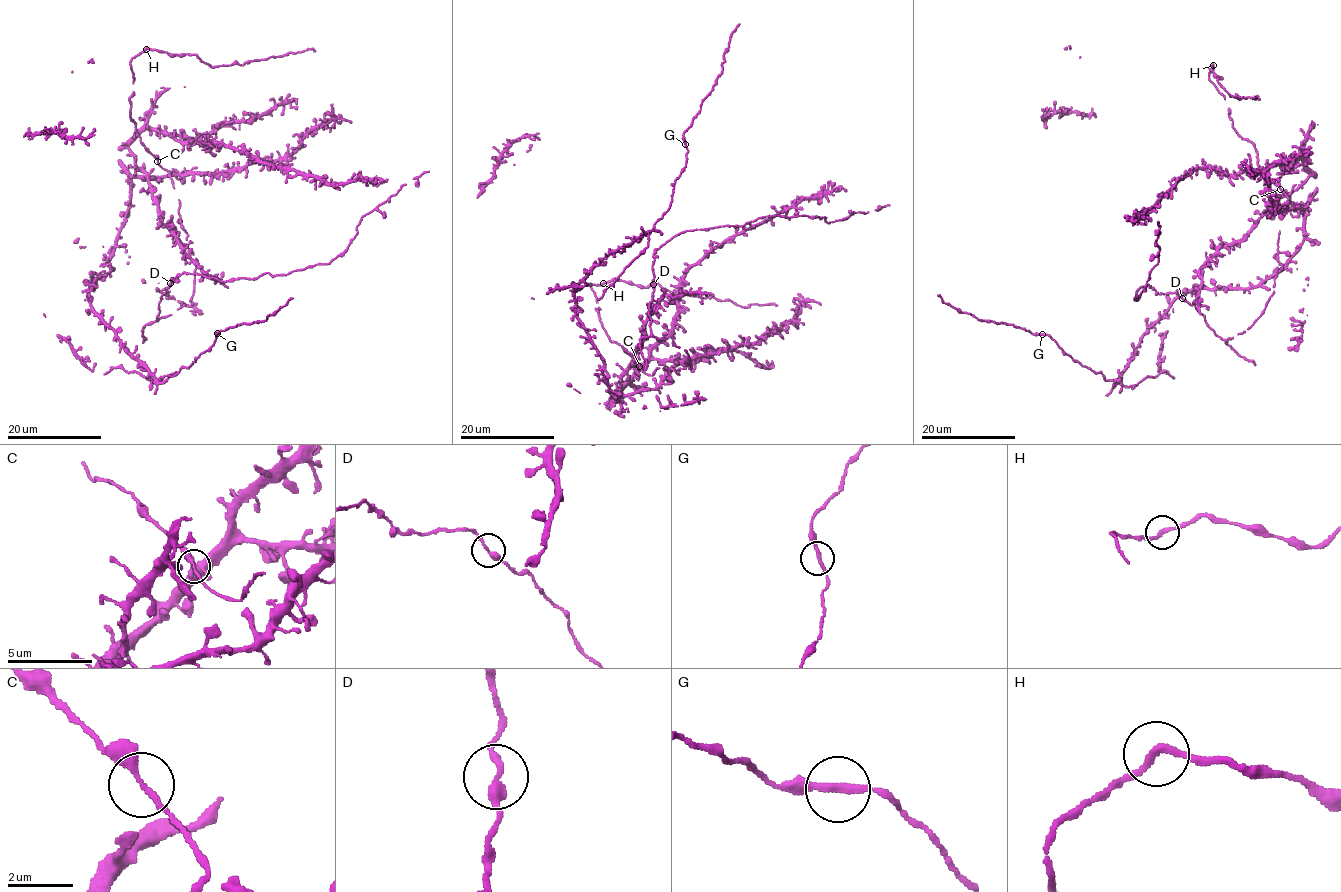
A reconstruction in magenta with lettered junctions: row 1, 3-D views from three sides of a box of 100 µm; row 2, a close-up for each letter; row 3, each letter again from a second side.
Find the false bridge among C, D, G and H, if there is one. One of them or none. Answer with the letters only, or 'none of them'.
none of them

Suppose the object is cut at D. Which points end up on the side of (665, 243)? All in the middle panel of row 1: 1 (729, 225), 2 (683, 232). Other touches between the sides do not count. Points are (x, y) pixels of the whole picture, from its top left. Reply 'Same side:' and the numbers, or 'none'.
Same side: 1, 2

